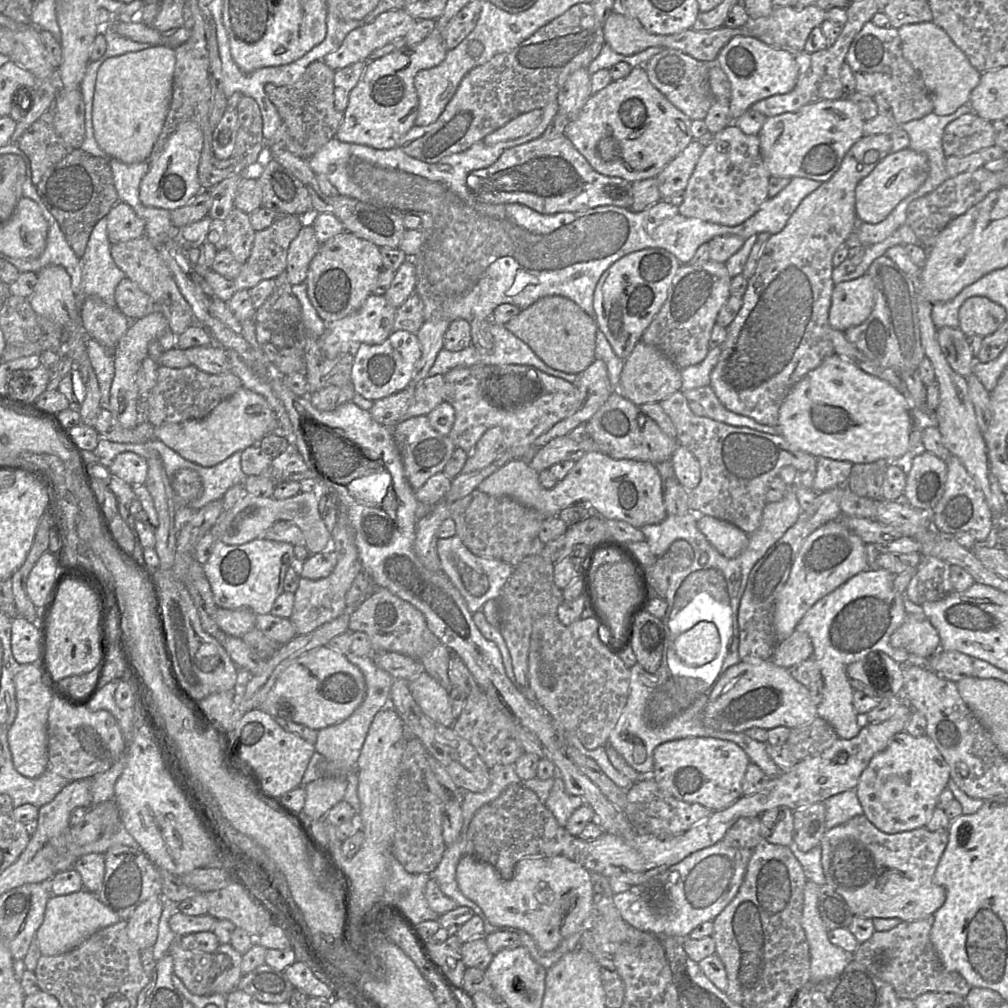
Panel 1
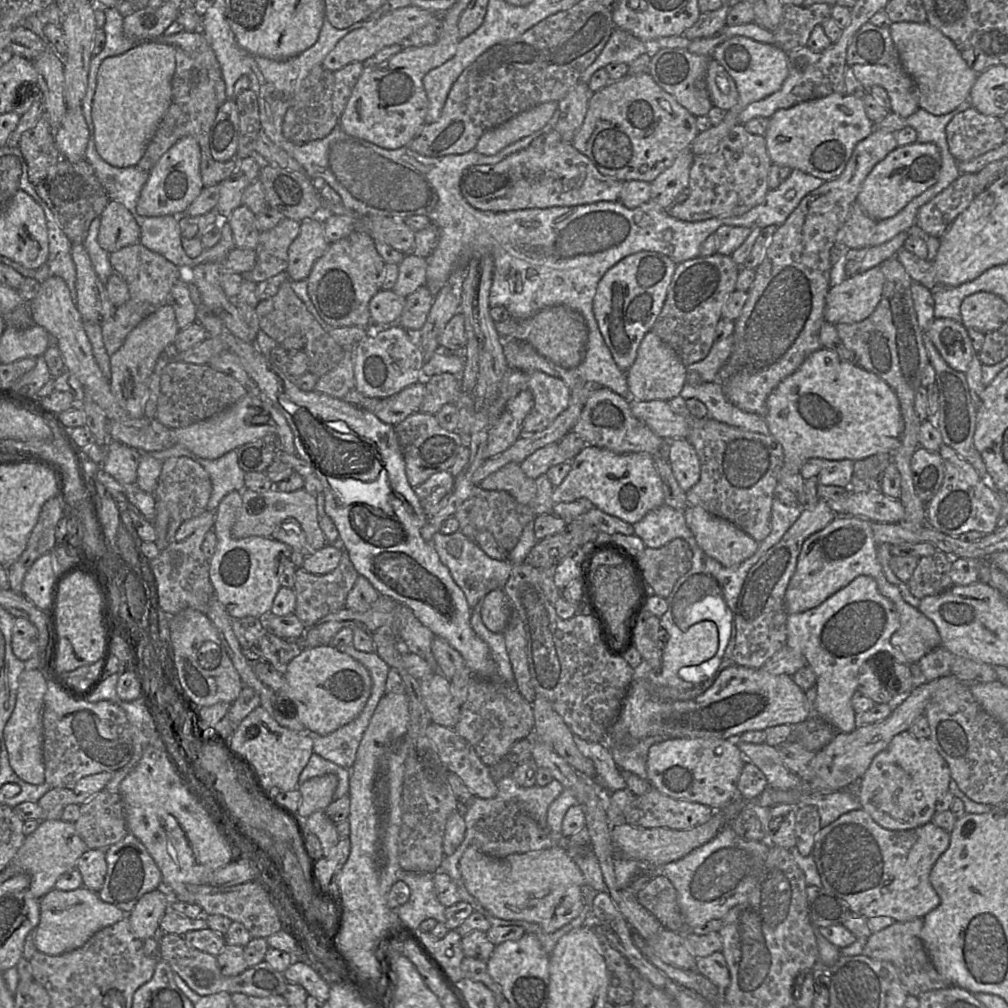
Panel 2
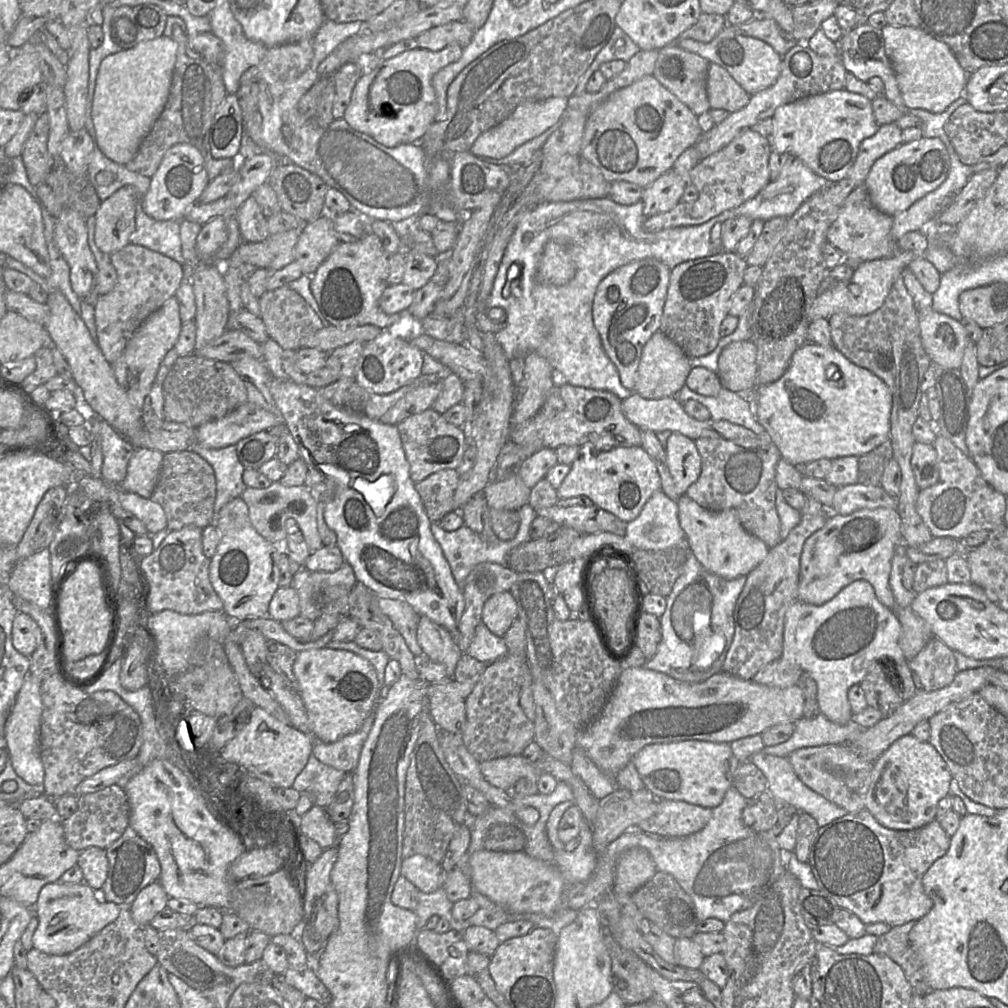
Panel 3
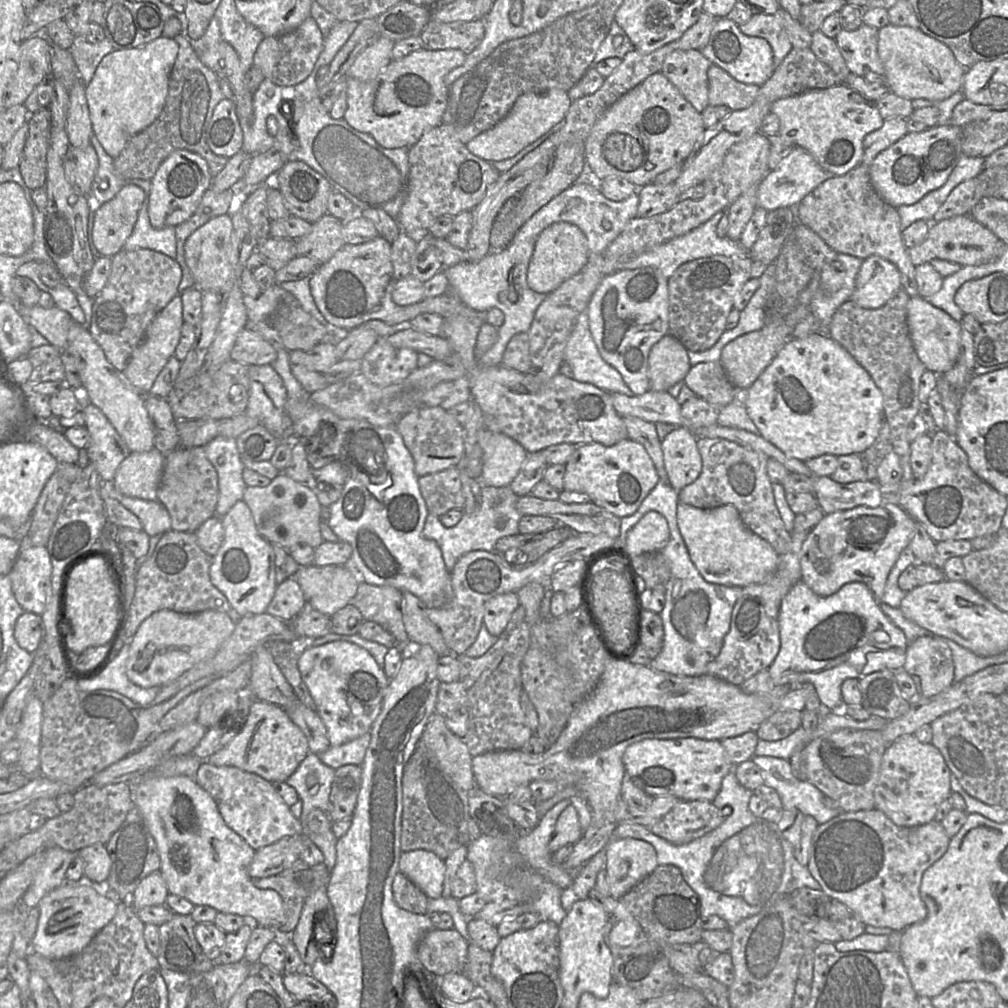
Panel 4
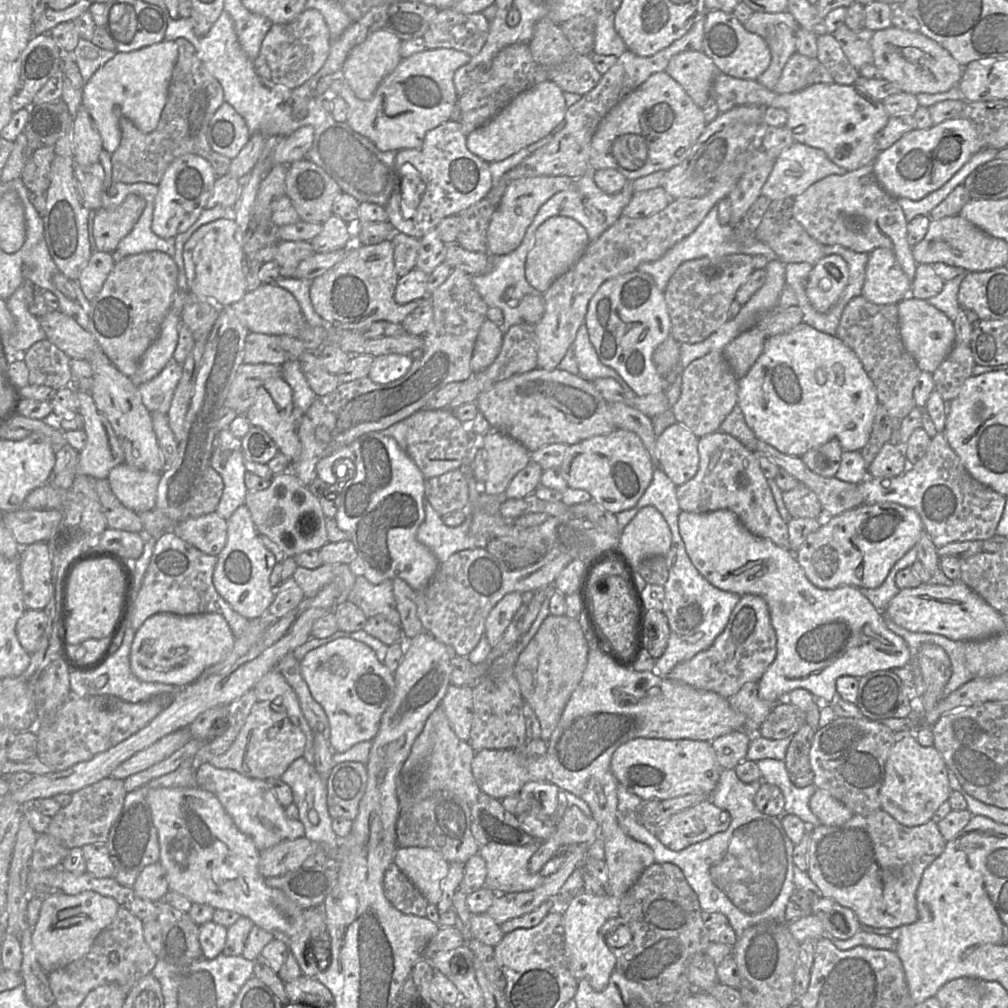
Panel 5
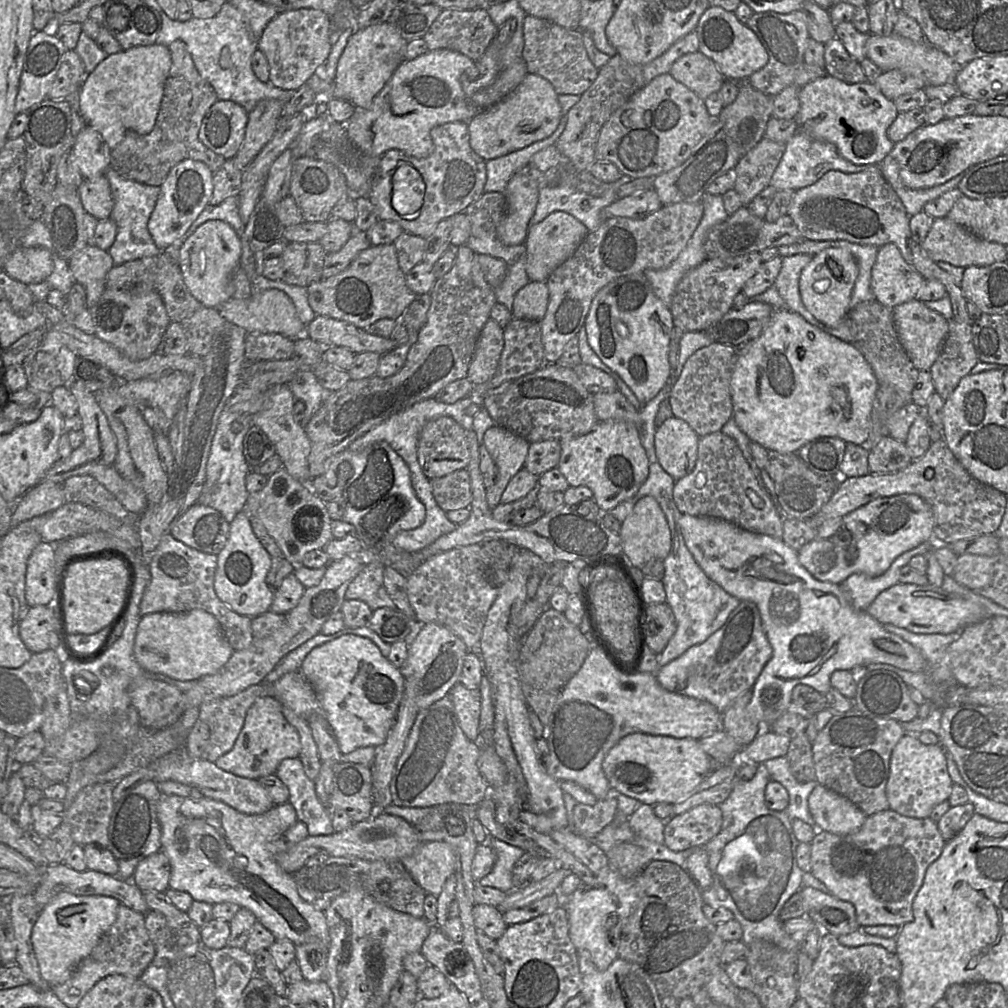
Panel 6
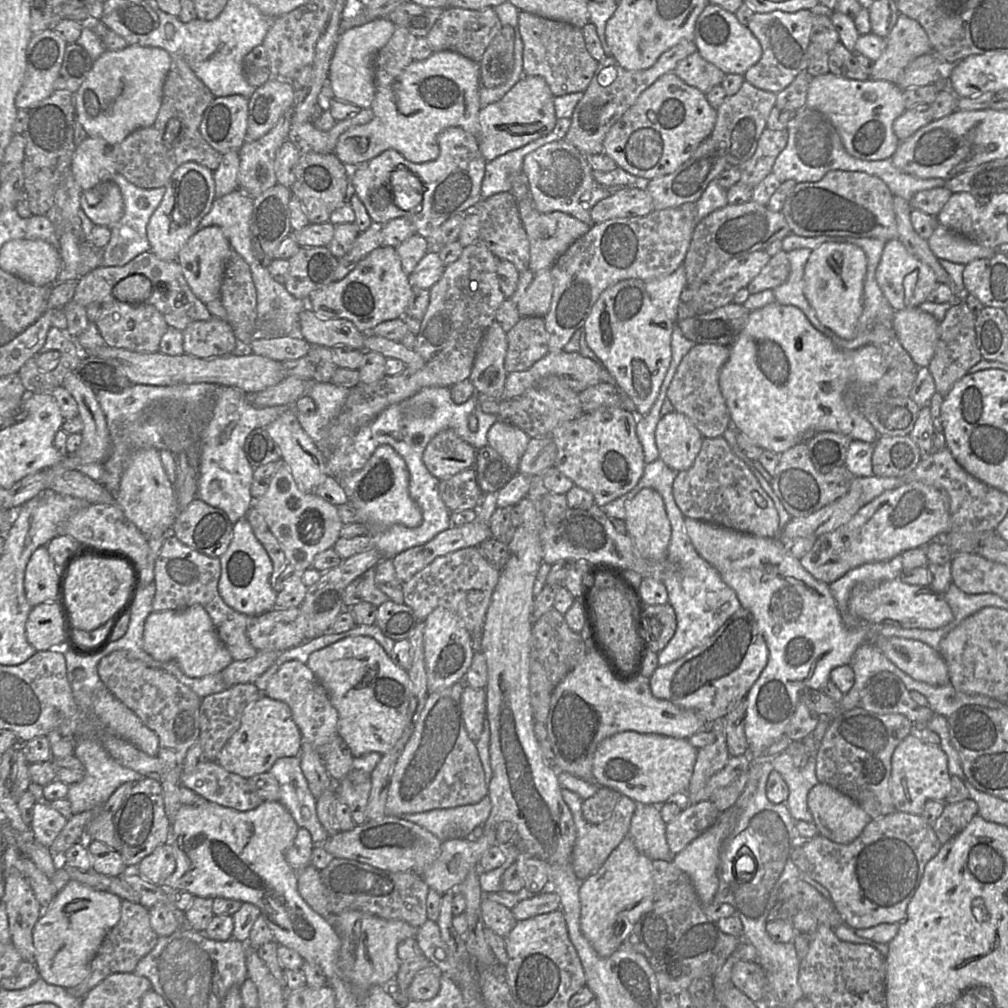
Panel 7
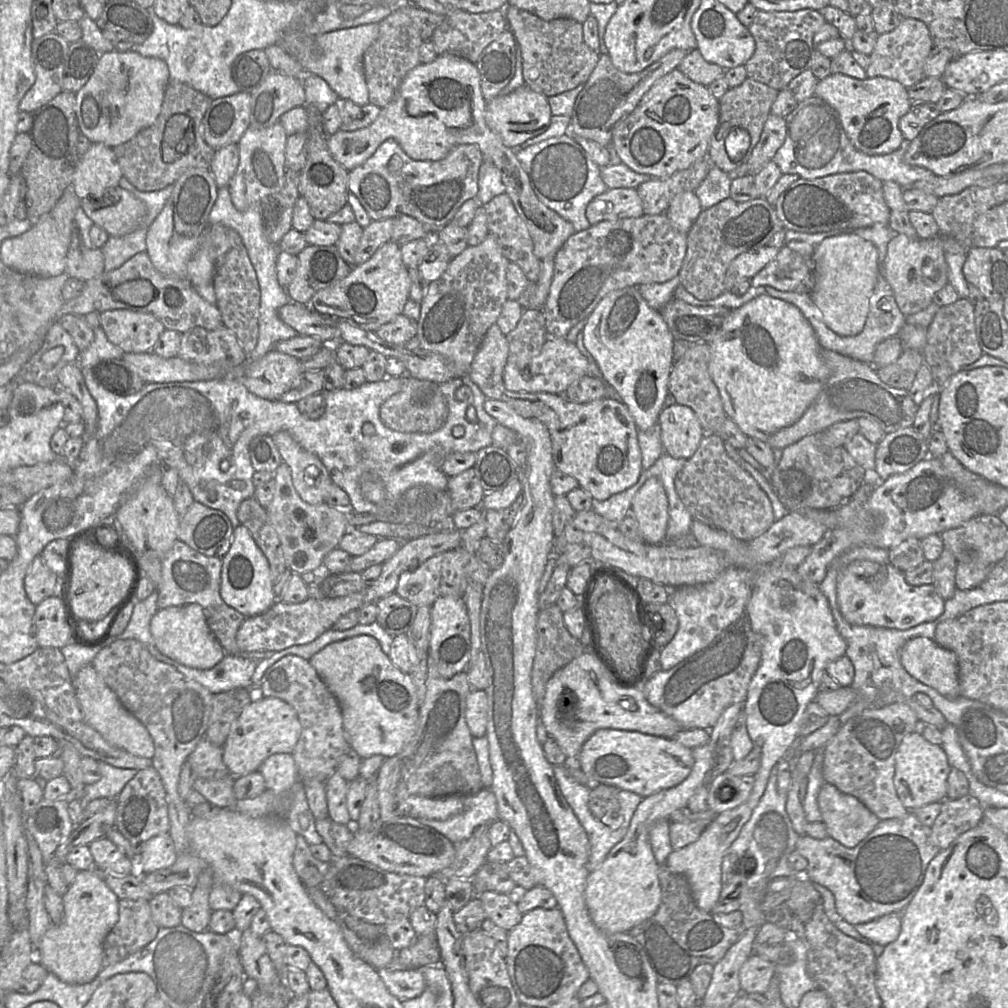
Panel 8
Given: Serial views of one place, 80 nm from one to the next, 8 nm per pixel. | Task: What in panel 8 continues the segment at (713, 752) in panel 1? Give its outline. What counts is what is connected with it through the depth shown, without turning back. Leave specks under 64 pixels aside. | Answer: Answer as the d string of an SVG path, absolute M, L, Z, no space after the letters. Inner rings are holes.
M604 728L586 740L576 763L592 782L632 791L645 798L684 781L691 772L694 758L691 748L672 738Z

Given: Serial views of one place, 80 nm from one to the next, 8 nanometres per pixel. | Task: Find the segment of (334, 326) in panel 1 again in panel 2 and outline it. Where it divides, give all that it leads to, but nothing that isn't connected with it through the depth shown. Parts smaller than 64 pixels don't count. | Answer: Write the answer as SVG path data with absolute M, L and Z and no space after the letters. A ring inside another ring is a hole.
M379 290L370 300L369 302L369 312L371 316L371 321L373 324L373 327L369 328L374 328L375 330L384 328L386 326L395 324L398 321L398 318L400 317L403 307L405 305L405 298L406 297L401 297L397 294L395 294L392 290Z

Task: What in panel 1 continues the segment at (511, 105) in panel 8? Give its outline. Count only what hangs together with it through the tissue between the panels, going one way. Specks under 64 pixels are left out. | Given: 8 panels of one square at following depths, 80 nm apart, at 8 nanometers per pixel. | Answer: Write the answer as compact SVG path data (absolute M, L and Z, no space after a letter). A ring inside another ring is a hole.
M535 109L518 115L502 127L491 132L483 138L487 146L495 145L502 141L517 139L530 133L540 122L542 109Z

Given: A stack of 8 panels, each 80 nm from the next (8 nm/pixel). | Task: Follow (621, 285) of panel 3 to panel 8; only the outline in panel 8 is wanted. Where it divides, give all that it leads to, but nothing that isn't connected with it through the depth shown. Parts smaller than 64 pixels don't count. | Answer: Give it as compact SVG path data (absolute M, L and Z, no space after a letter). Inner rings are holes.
M628 286L604 296L586 319L583 344L594 358L601 379L627 406L638 430L658 422L669 394L674 338L659 312L646 302L638 287Z

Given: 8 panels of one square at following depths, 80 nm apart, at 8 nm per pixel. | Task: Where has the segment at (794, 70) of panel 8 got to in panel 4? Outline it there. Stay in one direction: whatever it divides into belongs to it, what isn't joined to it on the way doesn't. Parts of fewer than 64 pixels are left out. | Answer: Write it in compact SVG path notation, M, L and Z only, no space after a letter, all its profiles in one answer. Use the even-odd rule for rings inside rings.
M754 13L748 21L739 25L739 29L745 35L761 37L769 43L773 52L774 69L793 48L779 18L775 14Z

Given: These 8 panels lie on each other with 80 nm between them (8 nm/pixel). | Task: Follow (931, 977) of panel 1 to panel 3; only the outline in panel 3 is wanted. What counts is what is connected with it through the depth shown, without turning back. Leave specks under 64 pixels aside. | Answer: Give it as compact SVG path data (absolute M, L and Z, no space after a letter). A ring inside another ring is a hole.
M915 922L891 927L887 933L878 936L874 953L886 955L896 962L902 968L914 994L924 996L931 989L924 980L922 962L909 942L909 933Z

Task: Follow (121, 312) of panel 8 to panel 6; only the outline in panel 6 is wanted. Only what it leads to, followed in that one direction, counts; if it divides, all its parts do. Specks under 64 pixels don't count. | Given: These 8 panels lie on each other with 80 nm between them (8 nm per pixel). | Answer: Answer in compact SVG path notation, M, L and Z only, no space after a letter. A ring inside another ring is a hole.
M105 288L89 312L95 327L95 335L133 361L147 359L159 352L165 330L171 323L160 294L153 289L133 294L130 288Z

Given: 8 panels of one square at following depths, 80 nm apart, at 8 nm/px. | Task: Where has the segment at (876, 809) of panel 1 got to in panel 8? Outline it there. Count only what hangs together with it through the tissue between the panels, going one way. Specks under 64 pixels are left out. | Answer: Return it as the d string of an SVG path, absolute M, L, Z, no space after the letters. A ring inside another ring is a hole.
M910 733L899 744L895 755L893 783L907 810L916 810L929 803L942 802L947 796L947 778L951 767L941 745L927 741L922 734Z

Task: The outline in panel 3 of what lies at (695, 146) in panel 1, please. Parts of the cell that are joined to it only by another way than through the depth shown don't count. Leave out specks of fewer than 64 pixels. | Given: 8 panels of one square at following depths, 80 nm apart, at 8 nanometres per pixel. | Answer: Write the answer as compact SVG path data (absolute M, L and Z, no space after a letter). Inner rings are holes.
M672 169L663 173L652 184L643 188L643 214L650 217L671 210L679 201L687 185L686 177Z

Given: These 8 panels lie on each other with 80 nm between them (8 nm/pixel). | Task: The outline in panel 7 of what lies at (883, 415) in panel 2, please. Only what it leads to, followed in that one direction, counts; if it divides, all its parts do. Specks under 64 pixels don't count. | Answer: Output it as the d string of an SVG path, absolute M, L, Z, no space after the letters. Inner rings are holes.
M775 301L750 312L745 327L730 346L729 358L720 372L719 385L731 422L737 430L761 448L782 454L807 441L813 434L825 431L875 443L879 433L864 415L846 404L844 391L854 381L874 385L887 370L888 365L876 346L868 344L855 350L841 349L818 331L799 308Z

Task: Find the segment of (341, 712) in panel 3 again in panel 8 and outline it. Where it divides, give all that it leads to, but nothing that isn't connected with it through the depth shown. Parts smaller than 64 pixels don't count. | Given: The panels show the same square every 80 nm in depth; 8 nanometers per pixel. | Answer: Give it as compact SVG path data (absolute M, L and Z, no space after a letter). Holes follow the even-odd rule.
M359 635L331 643L308 660L337 699L345 737L362 758L399 754L415 734L419 704L411 676L402 672L372 636Z

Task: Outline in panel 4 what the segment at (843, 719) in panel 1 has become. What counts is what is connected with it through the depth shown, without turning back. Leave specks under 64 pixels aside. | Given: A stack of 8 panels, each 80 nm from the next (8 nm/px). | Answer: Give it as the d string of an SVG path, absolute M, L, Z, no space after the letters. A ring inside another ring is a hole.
M799 581L782 599L778 622L780 650L768 668L773 682L776 685L811 683L817 691L821 704L831 711L843 703L841 686L846 679L860 680L874 672L897 671L904 668L909 647L906 636L882 612L880 603L863 583L848 583L838 592L823 597Z

